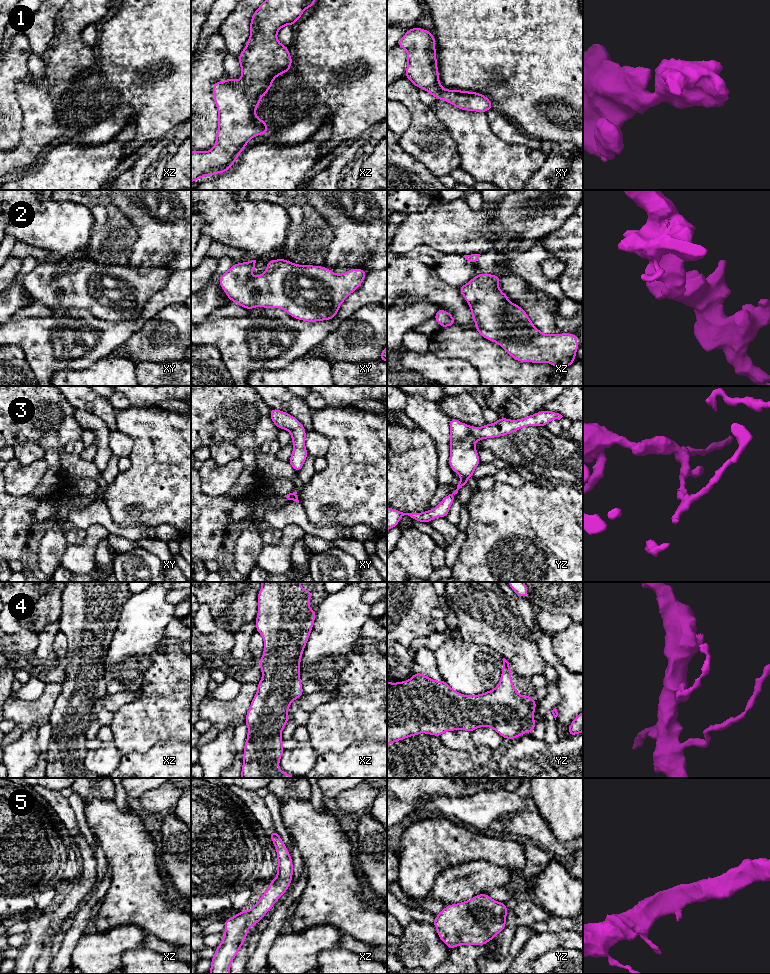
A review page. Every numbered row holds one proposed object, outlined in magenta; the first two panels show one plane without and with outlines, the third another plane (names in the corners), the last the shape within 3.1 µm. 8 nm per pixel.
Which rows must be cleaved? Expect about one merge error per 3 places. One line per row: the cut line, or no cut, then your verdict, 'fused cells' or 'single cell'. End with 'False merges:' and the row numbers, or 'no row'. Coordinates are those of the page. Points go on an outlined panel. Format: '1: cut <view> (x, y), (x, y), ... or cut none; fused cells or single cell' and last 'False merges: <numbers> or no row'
1: cut none; single cell
2: cut none; single cell
3: cut xy (296, 495), (290, 499); fused cells
4: cut none; single cell
5: cut none; single cell
False merges: 3

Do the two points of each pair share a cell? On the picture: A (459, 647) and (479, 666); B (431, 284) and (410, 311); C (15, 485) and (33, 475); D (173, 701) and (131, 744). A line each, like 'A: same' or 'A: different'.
A: same
B: different
C: same
D: same

